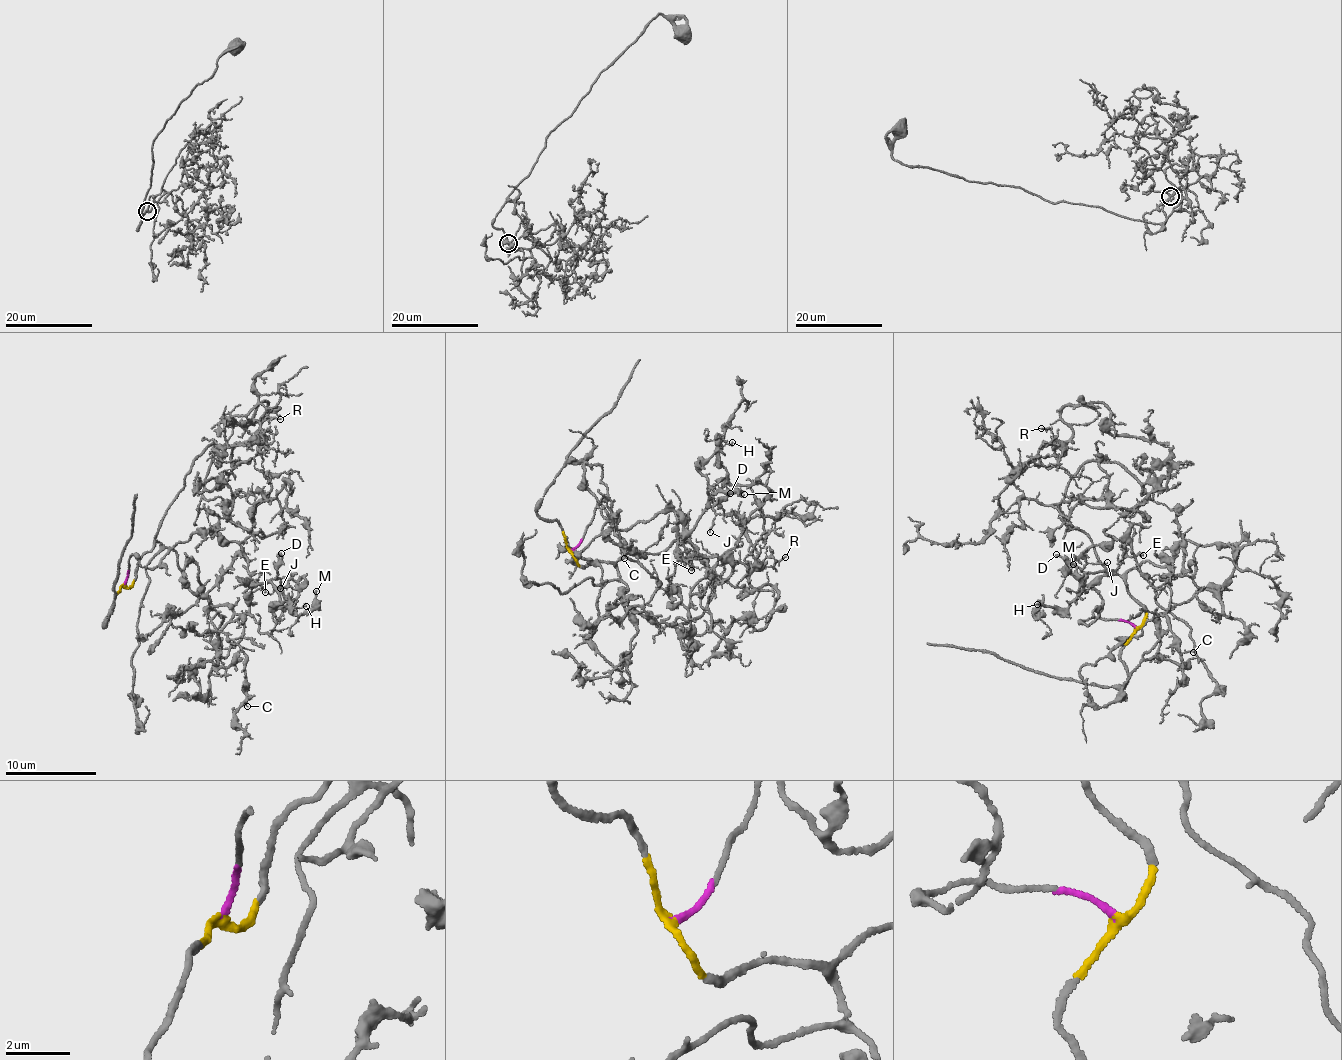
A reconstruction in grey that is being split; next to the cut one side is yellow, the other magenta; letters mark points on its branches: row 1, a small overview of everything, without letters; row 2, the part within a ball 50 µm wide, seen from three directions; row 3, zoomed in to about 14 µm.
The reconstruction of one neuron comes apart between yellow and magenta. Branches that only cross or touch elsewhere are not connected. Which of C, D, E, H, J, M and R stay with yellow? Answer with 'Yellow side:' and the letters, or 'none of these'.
Yellow side: C, R

